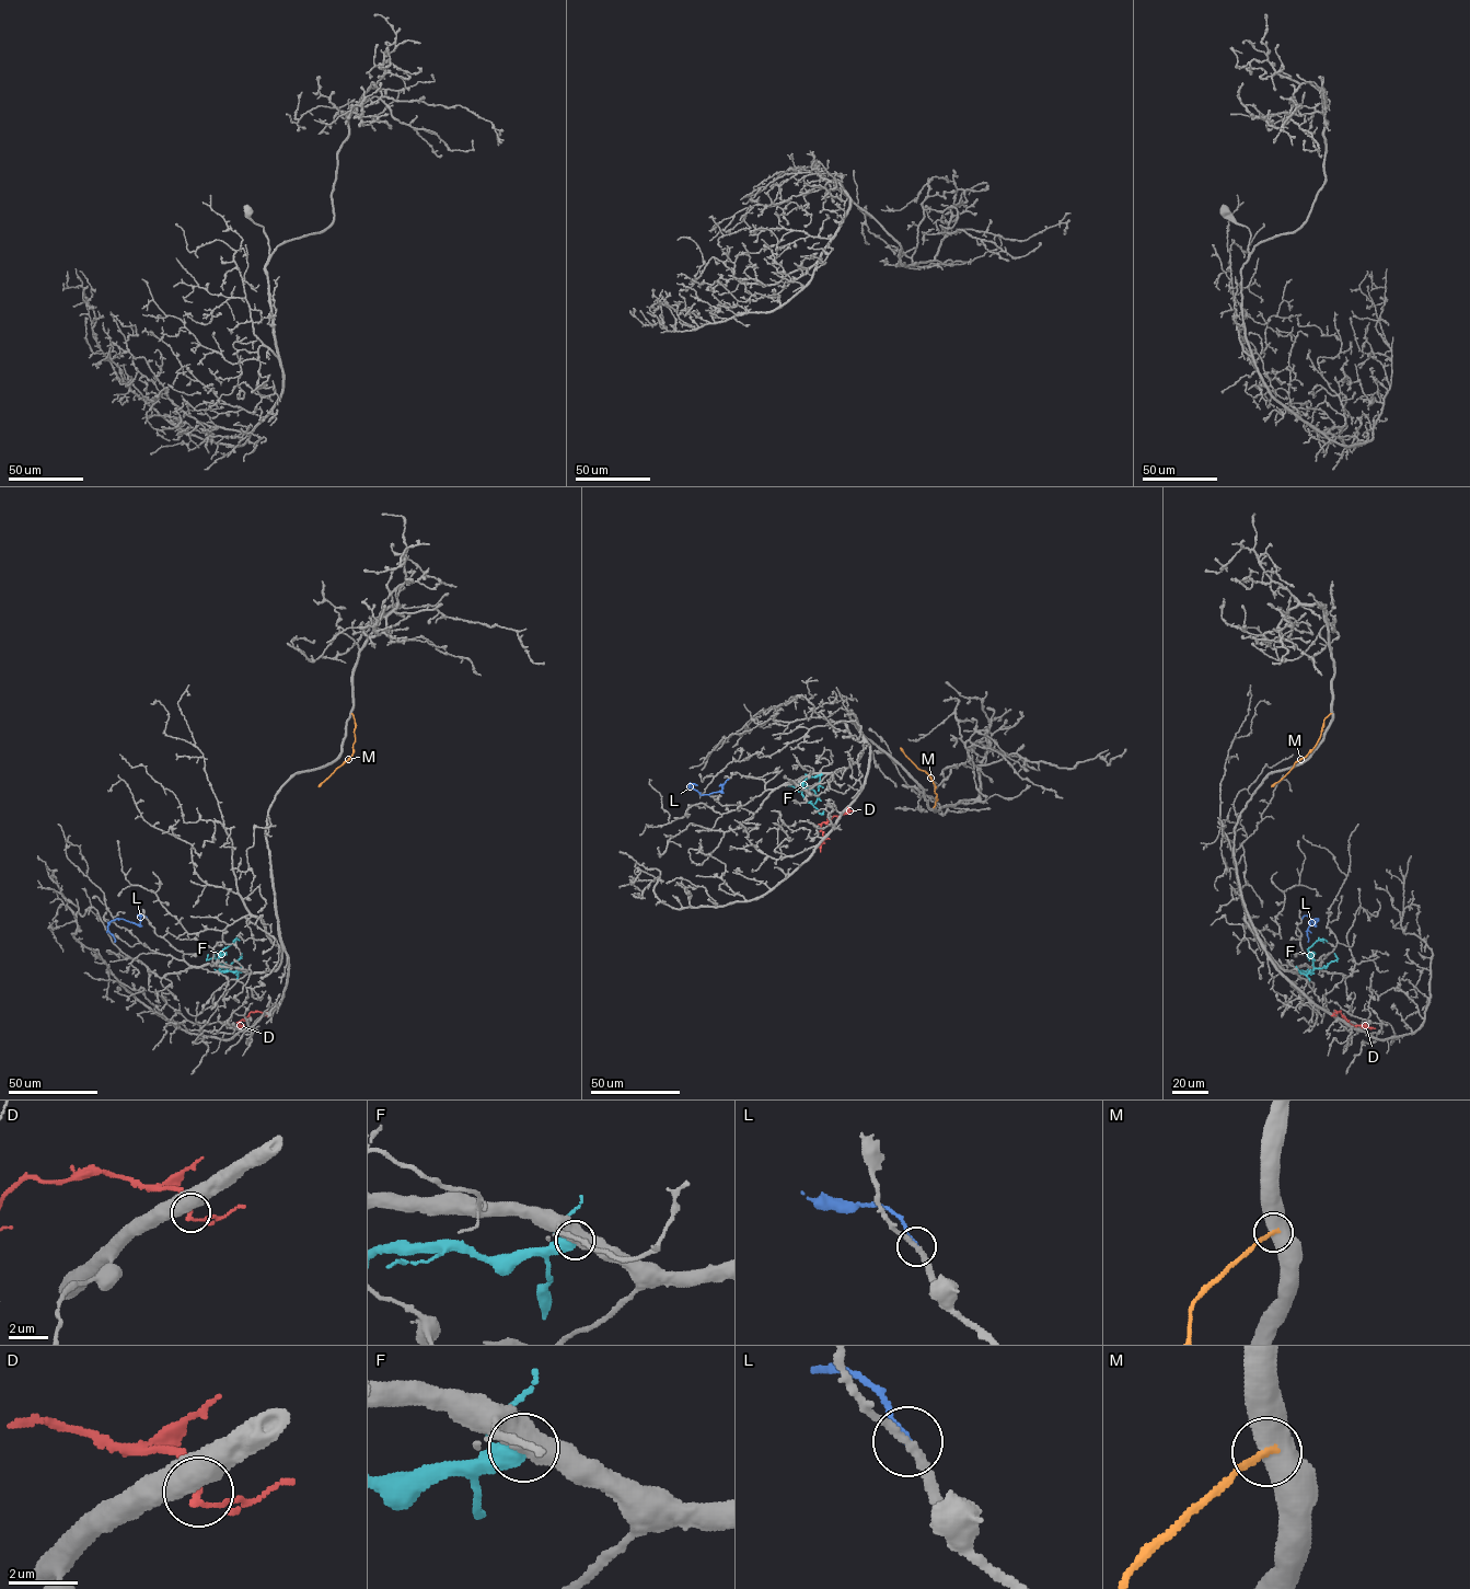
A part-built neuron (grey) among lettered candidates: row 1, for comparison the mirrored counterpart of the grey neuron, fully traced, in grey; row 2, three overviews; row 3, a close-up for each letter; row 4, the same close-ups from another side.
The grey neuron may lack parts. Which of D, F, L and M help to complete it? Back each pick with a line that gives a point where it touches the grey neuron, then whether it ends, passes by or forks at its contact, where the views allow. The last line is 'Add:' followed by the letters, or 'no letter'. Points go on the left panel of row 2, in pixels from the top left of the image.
L: meets grey at (148, 919); it ends there
Add: L

